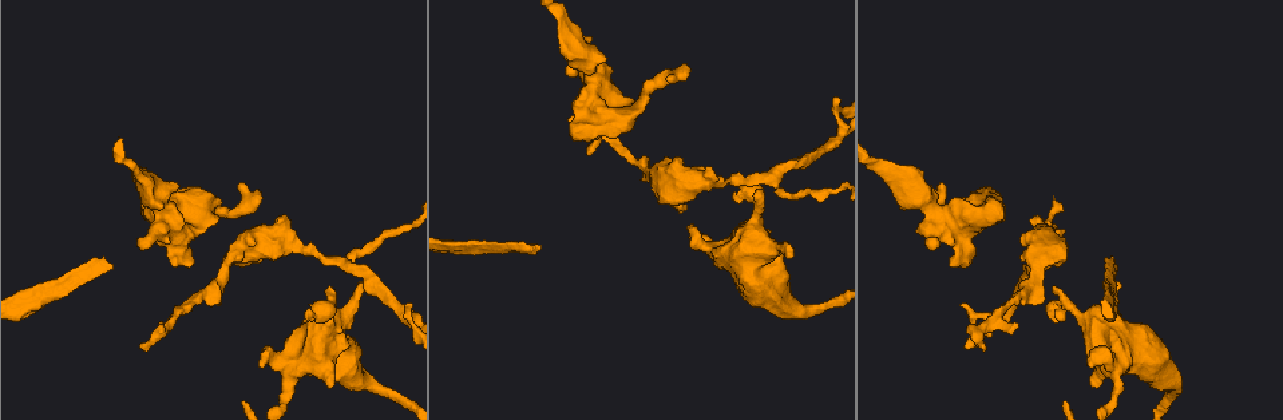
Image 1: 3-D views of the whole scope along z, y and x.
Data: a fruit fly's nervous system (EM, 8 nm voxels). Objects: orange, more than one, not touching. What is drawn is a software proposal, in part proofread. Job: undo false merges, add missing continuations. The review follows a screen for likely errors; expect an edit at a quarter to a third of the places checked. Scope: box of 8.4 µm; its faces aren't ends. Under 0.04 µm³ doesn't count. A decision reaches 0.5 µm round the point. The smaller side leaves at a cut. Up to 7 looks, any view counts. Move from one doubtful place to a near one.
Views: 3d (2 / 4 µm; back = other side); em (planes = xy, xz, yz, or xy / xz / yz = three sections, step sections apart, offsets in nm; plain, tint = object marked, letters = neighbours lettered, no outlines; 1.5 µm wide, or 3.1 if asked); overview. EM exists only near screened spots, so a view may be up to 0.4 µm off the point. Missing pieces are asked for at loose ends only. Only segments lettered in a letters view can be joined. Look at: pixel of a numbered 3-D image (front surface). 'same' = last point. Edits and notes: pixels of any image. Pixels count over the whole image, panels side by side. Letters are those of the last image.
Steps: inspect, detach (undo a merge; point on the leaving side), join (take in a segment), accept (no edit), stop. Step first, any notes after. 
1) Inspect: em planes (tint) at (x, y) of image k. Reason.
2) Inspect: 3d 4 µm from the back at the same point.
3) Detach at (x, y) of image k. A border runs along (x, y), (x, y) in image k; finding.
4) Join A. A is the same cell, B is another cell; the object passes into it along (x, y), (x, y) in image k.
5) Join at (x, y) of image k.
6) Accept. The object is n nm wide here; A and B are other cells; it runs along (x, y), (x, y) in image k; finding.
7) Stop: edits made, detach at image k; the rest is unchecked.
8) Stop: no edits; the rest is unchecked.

Inspect: em xy step 8 (plain) at (537, 248) of image 1. Free end.

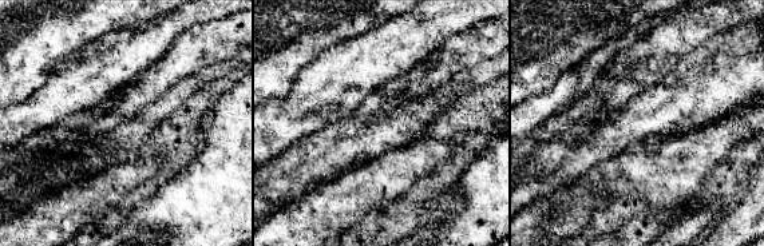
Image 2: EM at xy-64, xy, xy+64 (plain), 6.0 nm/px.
Inspect: em xy step 8 (letters) at the same point. What lies round it.

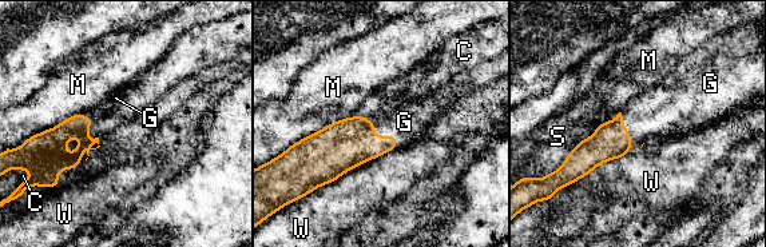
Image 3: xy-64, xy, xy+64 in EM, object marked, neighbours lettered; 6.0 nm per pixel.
Join G. G is the same cell, C, M, S and W are other cells; it goes on there.

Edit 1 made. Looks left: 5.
Inspect: overview. See it whole again.

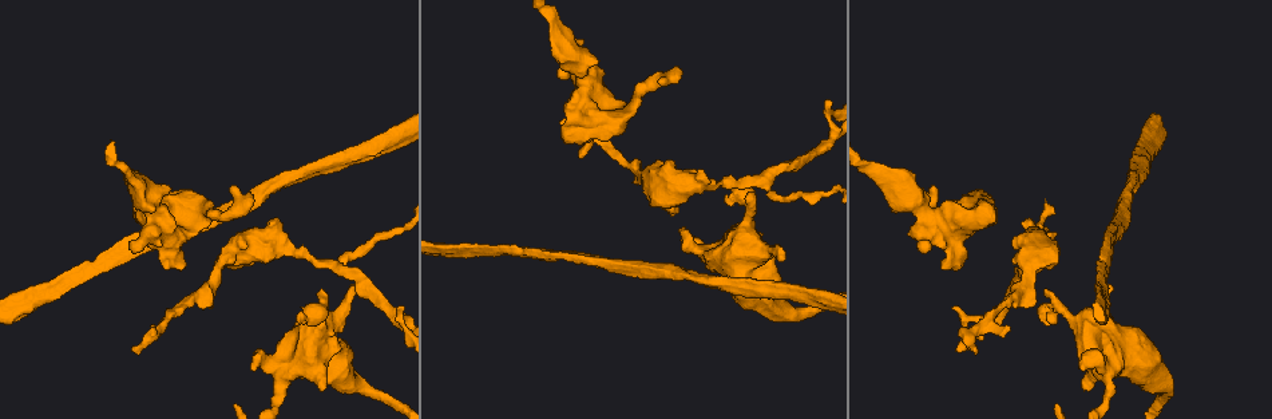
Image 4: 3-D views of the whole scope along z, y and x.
Inspect: em xy step 4 (tint) at (781, 251) of image 4. Free end.

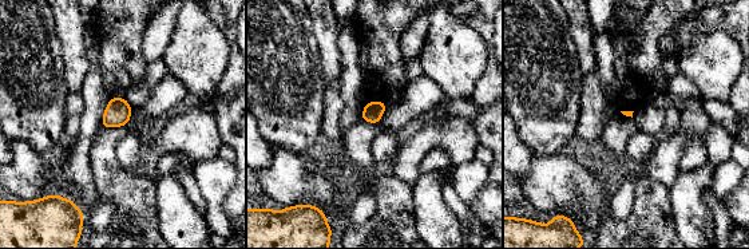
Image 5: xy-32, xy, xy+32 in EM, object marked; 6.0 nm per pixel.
Inspect: em planes (letters) at the same point.

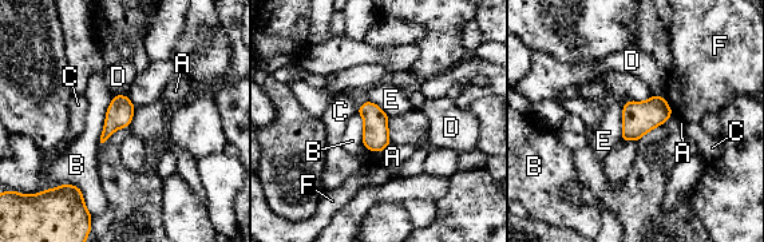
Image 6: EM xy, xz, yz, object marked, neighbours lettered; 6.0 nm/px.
Accept. The longest contact is with B, 320 nm; A, B, C, D, E and F are other cells; no lettered segment goes on from it.

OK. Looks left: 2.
Inspect: em planes (plain) at (977, 351) of image 4. Free end.

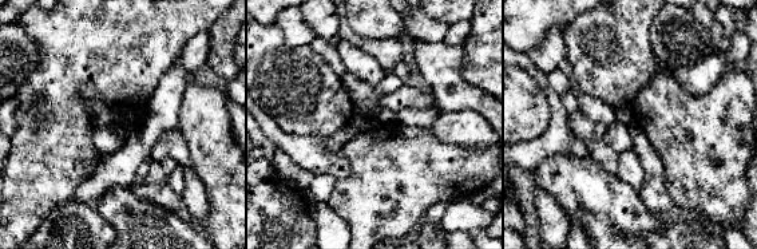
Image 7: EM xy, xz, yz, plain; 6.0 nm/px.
Inspect: em planes (letters) at the same point. See the neighbours.

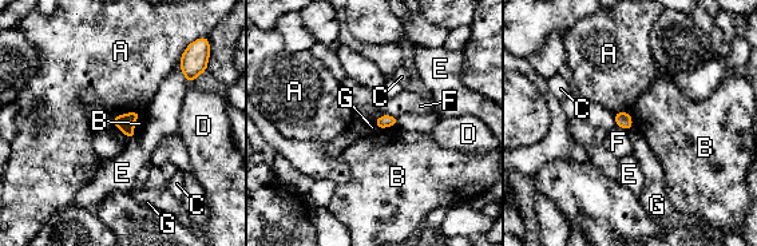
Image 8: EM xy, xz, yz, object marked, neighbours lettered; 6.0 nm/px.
Accept. A, B, C, D, E, F and G are other cells; a border runs along (115, 126), (126, 135) in image 8; none of them fits.

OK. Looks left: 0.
Stop: edits made, join at image 3; the rest is unchecked.

